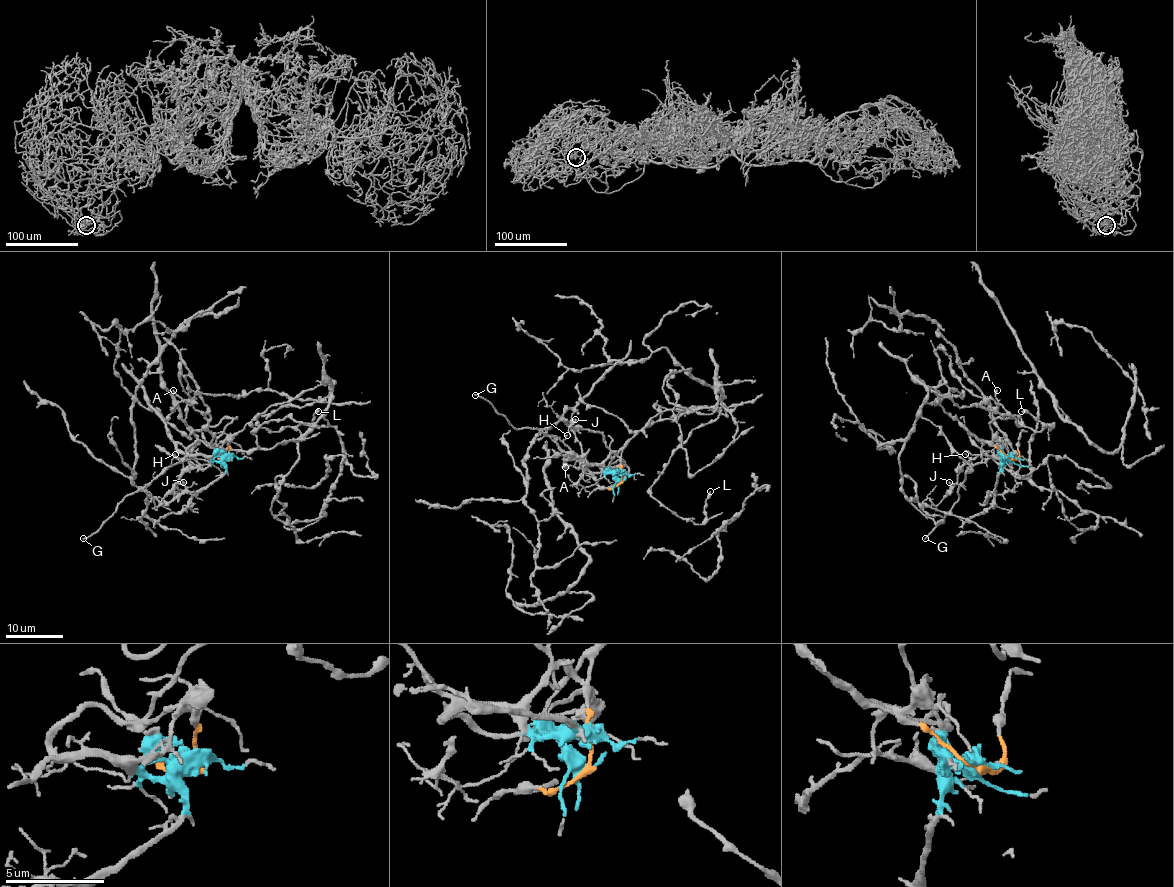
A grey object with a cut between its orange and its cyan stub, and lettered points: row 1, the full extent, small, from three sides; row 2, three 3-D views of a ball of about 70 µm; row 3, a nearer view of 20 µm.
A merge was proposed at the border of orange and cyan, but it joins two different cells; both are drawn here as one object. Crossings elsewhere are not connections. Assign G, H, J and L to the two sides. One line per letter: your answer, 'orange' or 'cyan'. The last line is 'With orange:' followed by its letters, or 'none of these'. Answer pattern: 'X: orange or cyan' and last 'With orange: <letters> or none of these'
G: cyan
H: cyan
J: cyan
L: orange
With orange: L

